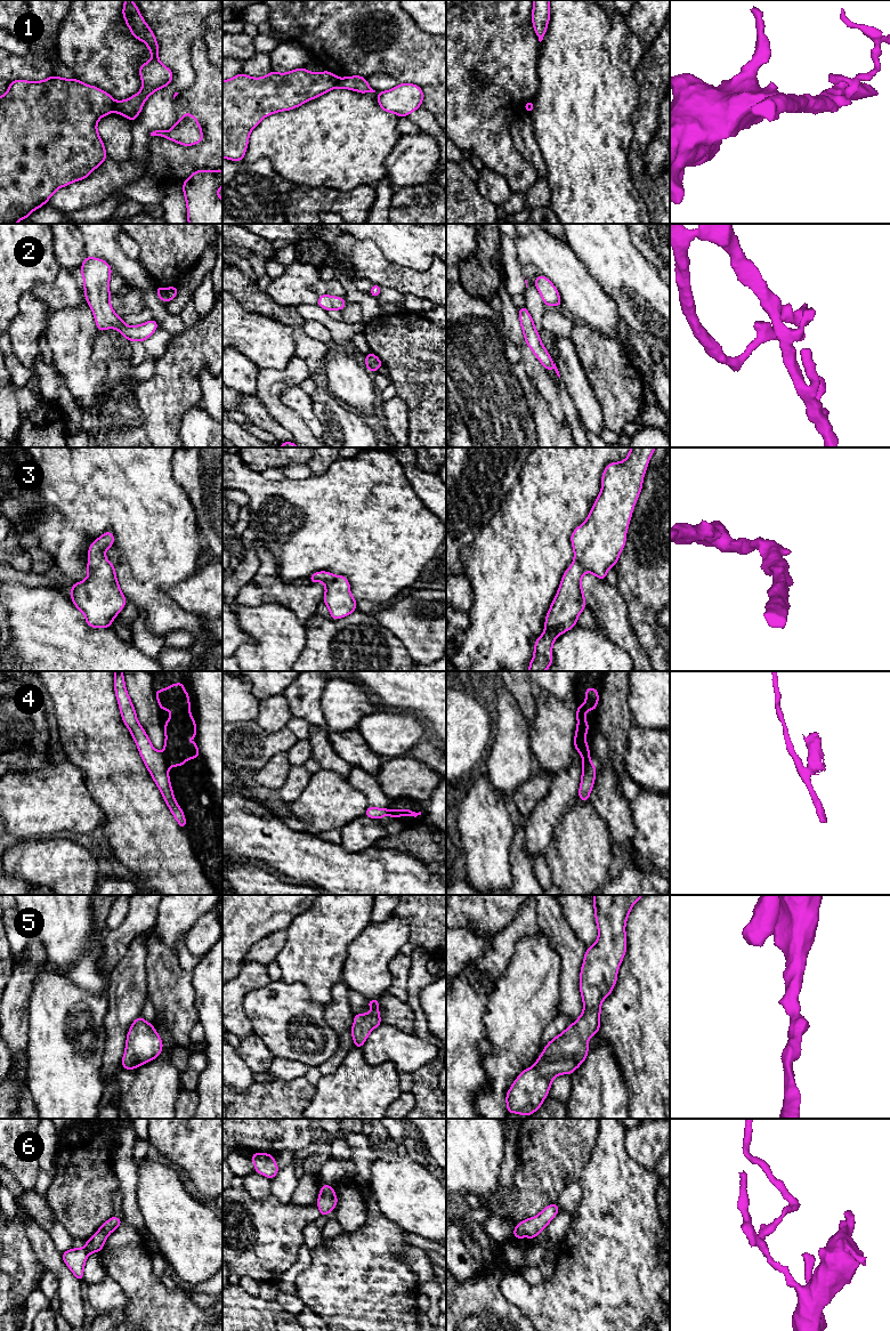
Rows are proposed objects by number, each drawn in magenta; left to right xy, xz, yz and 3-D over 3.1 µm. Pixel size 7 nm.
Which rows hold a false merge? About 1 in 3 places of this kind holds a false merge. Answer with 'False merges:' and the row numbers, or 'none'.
False merges: 1, 4, 6

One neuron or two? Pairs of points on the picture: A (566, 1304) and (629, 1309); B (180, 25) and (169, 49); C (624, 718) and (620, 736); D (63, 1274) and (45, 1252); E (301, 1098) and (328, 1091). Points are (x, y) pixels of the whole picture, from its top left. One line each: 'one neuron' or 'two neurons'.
A: one neuron
B: one neuron
C: one neuron
D: one neuron
E: two neurons

